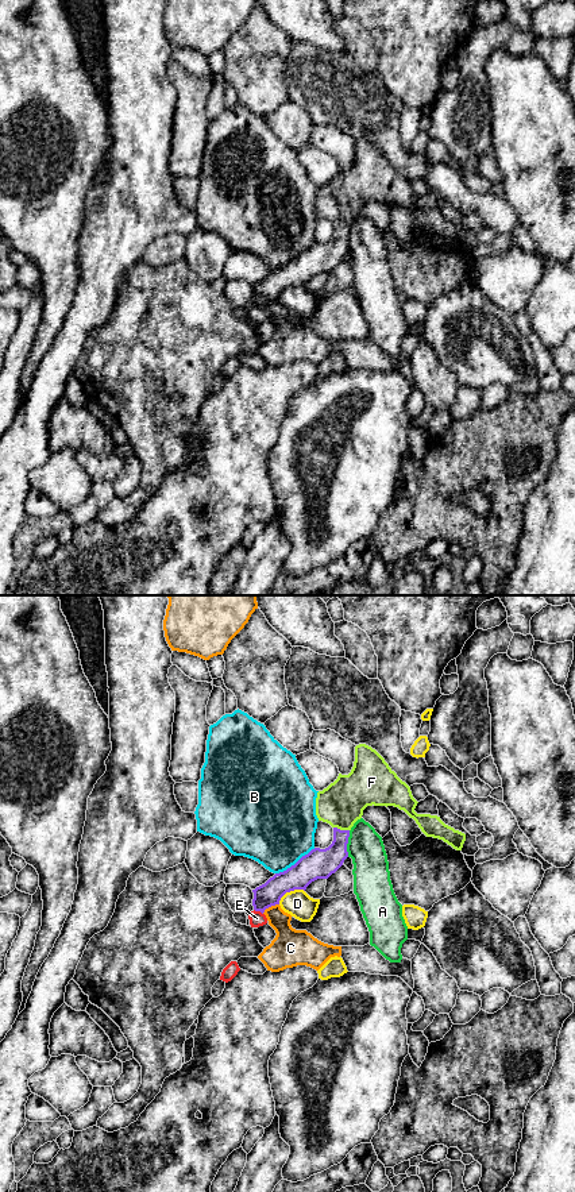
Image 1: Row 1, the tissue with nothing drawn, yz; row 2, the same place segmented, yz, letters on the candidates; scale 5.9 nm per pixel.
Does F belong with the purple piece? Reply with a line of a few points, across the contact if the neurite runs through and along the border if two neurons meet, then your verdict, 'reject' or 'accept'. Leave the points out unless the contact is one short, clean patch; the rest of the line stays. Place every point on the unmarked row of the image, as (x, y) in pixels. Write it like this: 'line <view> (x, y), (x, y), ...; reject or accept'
accept

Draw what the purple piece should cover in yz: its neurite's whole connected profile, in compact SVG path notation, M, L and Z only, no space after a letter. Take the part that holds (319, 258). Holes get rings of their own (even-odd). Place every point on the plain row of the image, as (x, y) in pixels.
M355 142L355 157L348 170L339 169L327 184L317 188L316 211L333 223L333 236L325 243L314 243L294 261L275 269L265 279L252 285L255 306L279 300L281 293L294 285L306 285L317 274L328 274L348 252L350 225L362 213L367 201L394 201L416 216L427 232L443 235L462 246L466 229L445 220L440 212L417 209L417 196L410 182L389 162L371 142Z

